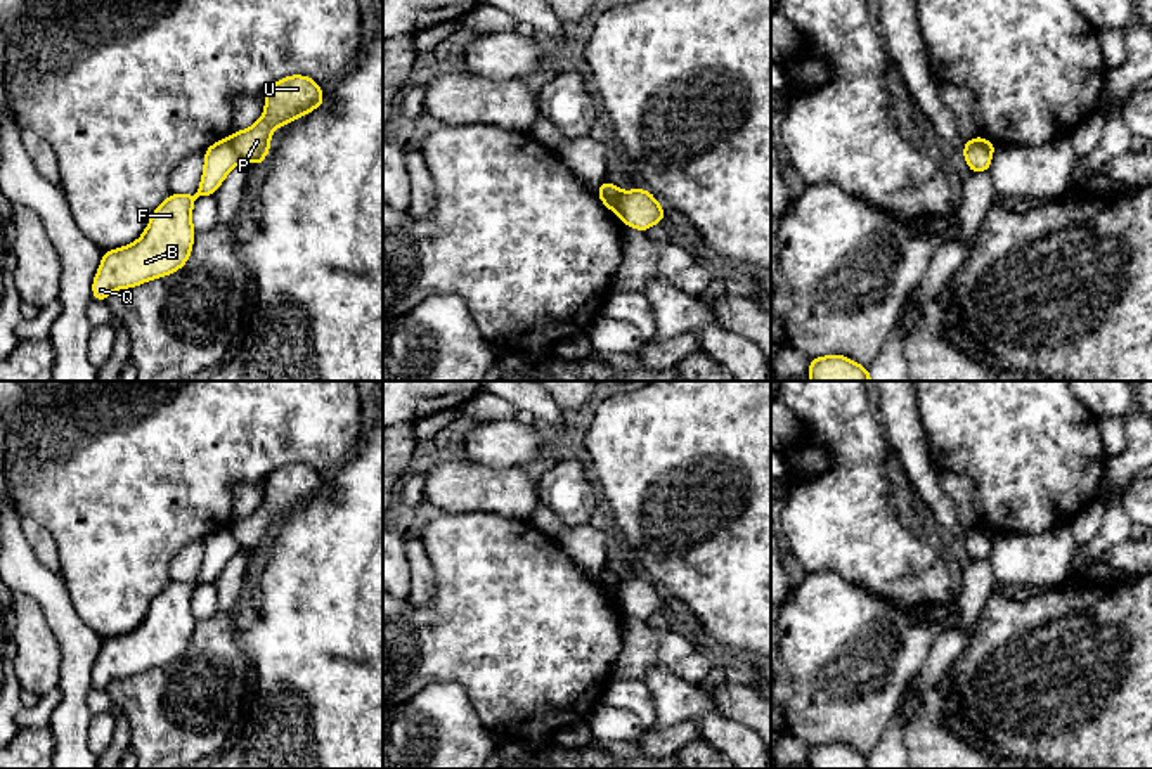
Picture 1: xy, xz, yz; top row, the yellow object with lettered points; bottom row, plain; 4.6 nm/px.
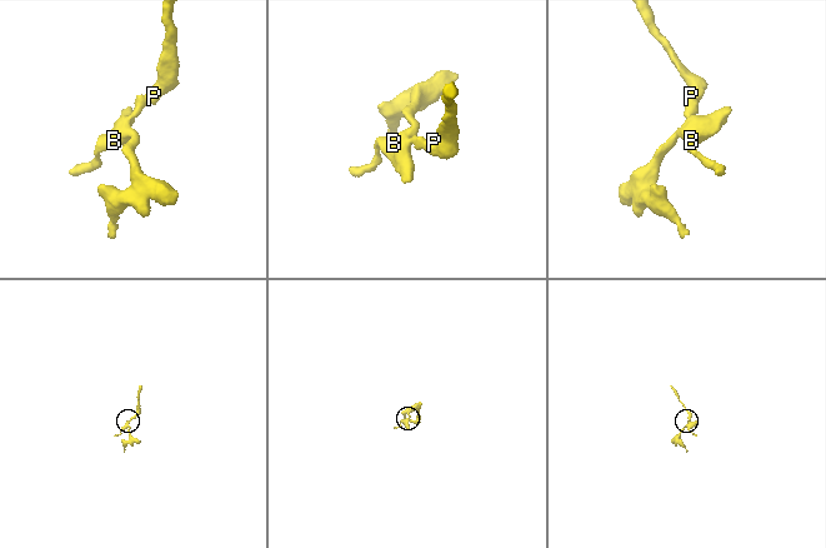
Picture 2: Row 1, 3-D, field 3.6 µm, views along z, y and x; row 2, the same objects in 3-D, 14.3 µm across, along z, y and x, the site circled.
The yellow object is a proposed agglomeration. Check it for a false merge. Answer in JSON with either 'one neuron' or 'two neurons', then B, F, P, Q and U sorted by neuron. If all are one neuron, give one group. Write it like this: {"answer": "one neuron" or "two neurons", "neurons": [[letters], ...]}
{"answer": "two neurons", "neurons": [["B", "F", "Q"], ["P", "U"]]}

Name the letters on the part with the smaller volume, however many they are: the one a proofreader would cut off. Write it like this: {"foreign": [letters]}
{"foreign": ["P", "U"]}

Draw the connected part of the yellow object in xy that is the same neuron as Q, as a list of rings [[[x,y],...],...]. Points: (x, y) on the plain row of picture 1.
[[[229,527],[204,540],[204,556],[194,584],[170,582],[151,603],[144,622],[125,636],[104,639],[92,669],[92,686],[106,689],[116,677],[130,677],[180,658],[192,639],[196,618],[192,594],[199,584],[215,584],[225,565],[241,551]]]

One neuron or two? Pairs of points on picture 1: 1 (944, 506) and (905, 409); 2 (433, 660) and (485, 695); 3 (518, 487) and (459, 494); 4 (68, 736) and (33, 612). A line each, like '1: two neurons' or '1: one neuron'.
1: one neuron
2: one neuron
3: one neuron
4: two neurons

